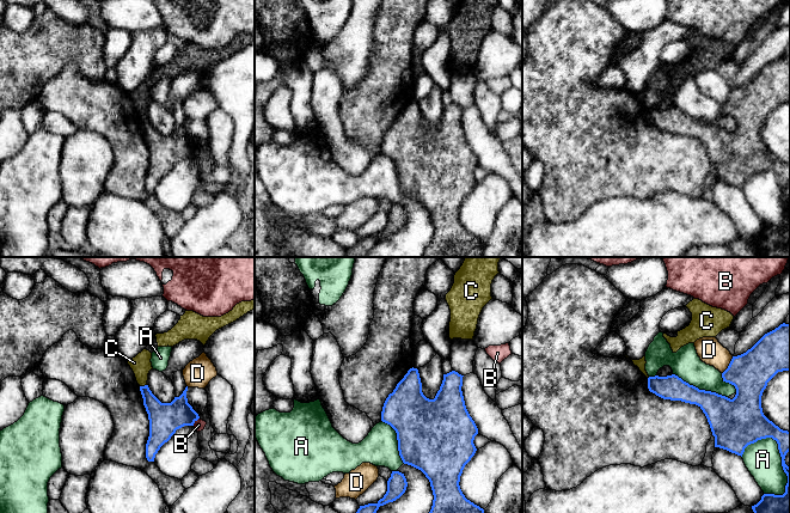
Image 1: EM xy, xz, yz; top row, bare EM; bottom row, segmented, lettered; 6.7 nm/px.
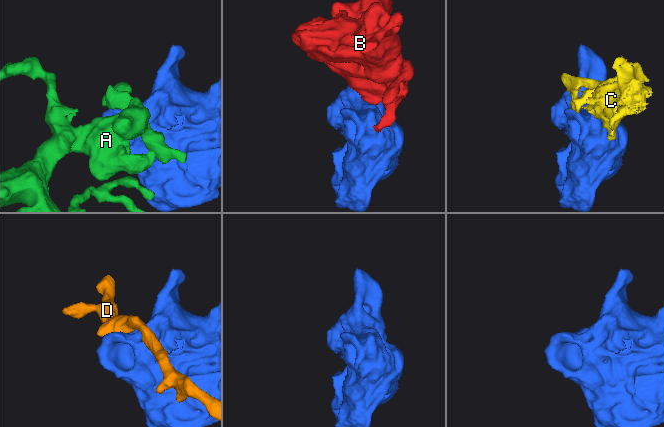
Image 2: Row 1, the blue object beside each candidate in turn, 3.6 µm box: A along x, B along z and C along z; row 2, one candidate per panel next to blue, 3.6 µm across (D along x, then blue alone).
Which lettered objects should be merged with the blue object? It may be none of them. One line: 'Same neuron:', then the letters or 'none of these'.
Same neuron: none of these

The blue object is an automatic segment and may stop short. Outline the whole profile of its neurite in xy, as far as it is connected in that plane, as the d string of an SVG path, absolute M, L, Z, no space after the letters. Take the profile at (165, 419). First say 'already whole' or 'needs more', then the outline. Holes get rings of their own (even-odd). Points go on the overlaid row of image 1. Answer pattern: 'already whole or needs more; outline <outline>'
already whole; outline M148 385L140 386L143 405L149 420L149 436L146 444L146 458L154 462L160 447L167 442L177 429L194 426L198 414L188 403L188 386L171 403L161 403L149 390Z

